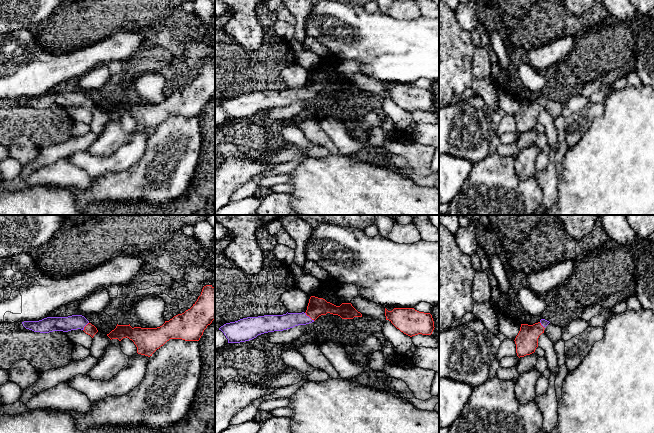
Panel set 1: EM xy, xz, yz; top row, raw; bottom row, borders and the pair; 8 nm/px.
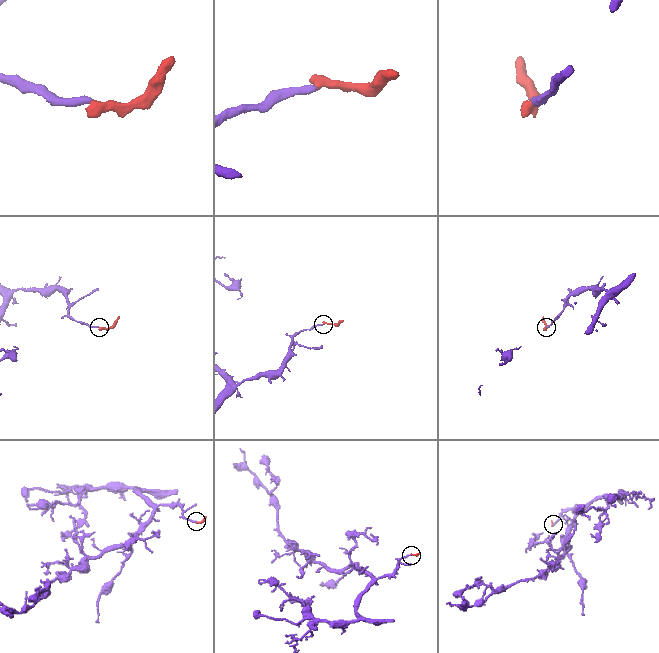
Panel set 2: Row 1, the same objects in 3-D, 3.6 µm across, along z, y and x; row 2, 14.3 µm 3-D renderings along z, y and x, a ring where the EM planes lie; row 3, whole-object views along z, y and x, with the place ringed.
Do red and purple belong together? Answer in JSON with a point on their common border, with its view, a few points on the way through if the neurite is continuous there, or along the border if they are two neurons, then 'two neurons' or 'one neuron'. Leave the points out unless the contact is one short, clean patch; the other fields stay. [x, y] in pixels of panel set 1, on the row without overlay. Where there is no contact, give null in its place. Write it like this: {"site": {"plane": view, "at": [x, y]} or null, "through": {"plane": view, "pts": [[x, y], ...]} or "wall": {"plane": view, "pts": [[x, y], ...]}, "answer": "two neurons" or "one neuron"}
{"site": {"plane": "xz", "at": [309, 92]}, "through": {"plane": "xz", "pts": [[316, 83], [309, 92], [286, 97]]}, "answer": "one neuron"}

